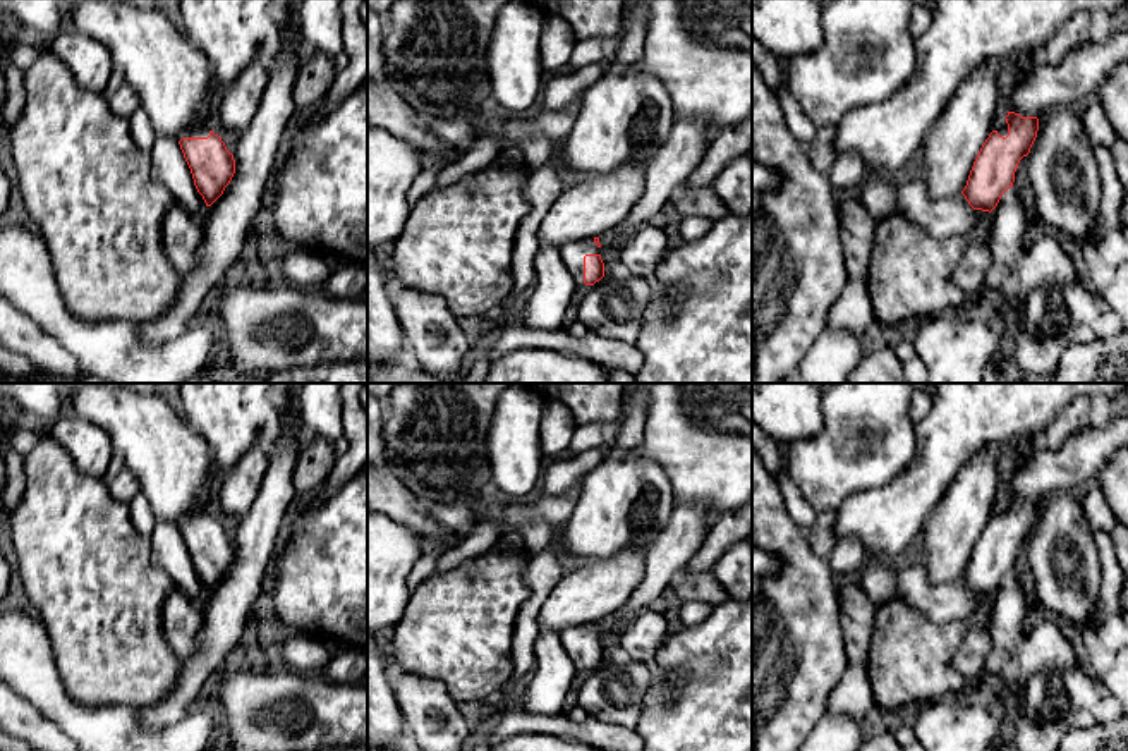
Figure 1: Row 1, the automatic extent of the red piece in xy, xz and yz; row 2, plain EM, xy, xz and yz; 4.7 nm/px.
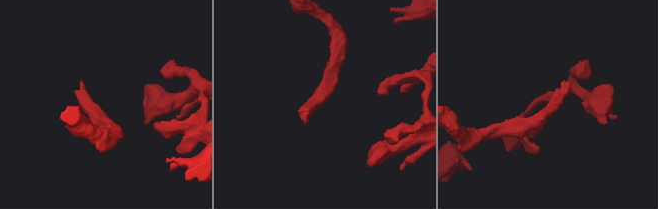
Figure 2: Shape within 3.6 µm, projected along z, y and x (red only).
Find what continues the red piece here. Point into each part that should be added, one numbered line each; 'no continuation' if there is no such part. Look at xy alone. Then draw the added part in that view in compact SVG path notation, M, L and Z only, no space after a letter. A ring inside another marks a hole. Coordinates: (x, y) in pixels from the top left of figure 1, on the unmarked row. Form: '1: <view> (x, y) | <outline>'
1: xy (200, 514) | M197 505L192 509L189 514L184 516L182 522L208 522L209 521L209 512L208 509Z

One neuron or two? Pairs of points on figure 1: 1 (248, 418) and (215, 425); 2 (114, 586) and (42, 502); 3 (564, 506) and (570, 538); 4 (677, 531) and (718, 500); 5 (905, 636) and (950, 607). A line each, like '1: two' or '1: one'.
1: one
2: one
3: two
4: two
5: two

